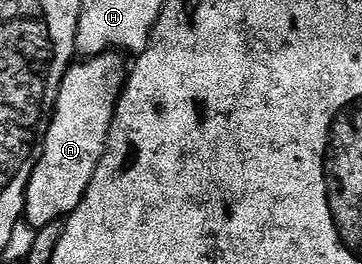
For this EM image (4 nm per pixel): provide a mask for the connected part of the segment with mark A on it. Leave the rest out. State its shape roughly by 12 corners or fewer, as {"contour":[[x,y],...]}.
{"contour":[[120,51],[65,71],[25,191],[36,230],[79,206],[127,79]]}

